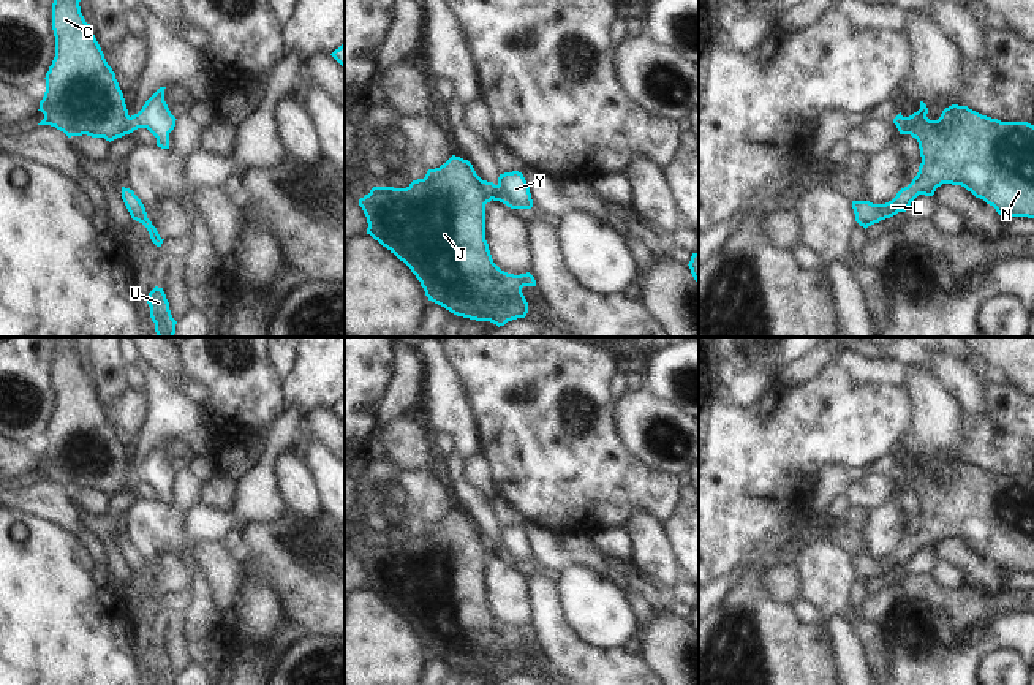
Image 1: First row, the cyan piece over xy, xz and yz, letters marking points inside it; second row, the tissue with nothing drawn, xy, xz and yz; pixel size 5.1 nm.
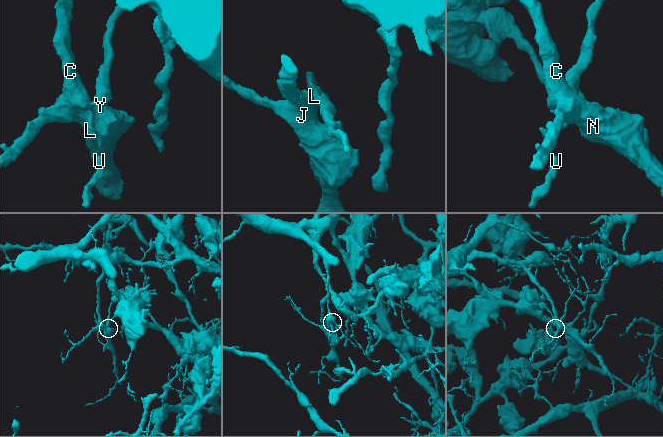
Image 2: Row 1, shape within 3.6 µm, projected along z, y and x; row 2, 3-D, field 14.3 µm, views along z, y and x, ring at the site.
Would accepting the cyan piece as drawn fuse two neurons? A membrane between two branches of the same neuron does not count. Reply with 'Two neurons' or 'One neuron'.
Two neurons.

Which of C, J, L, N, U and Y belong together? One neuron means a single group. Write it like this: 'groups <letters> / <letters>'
groups C J L N U / Y

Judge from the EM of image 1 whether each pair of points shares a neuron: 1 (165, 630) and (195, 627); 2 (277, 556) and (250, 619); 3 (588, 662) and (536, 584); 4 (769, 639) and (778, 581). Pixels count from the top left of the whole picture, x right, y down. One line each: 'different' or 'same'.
1: different
2: different
3: same
4: different

